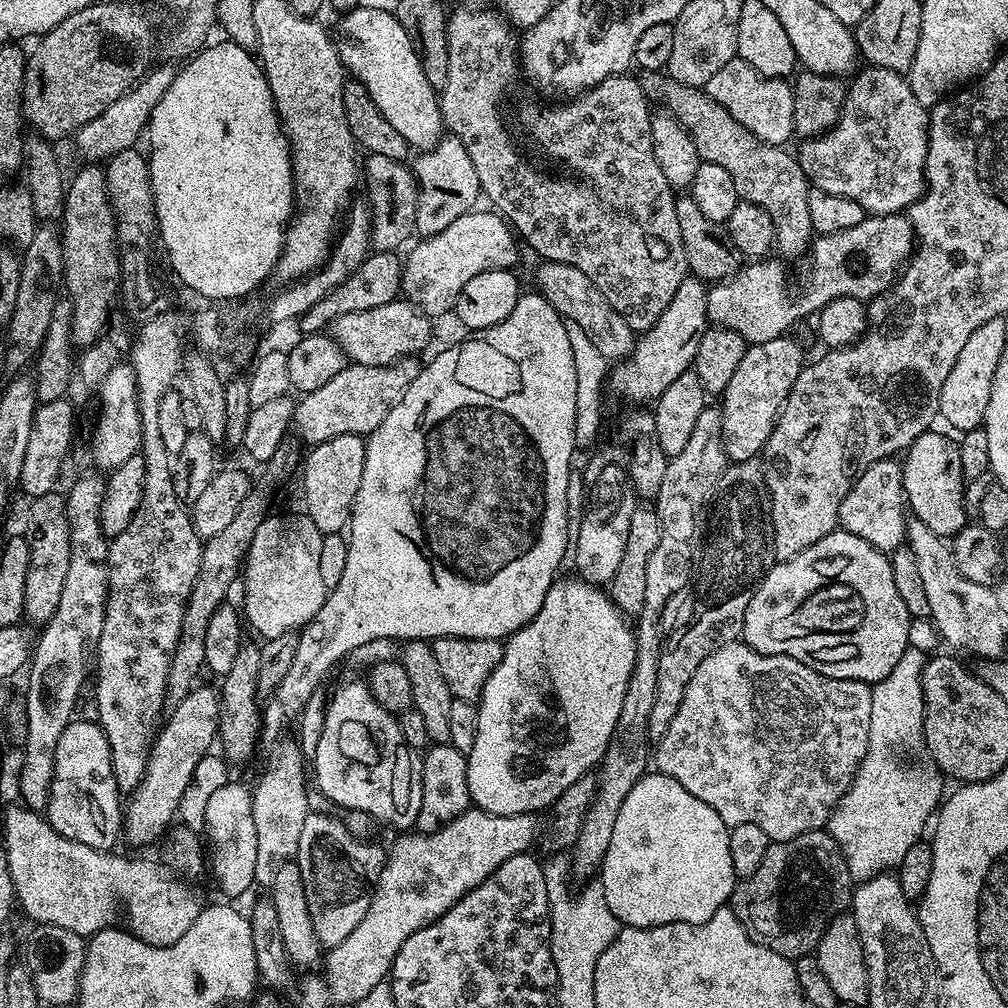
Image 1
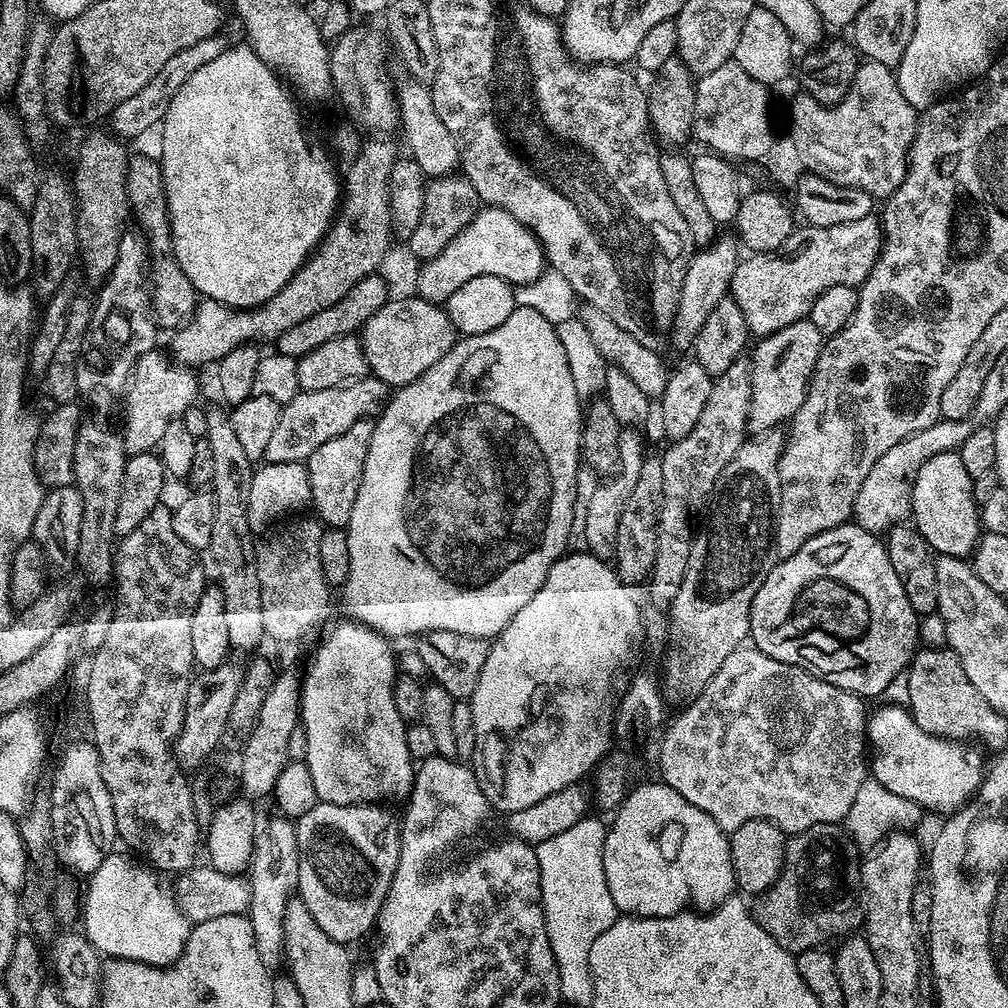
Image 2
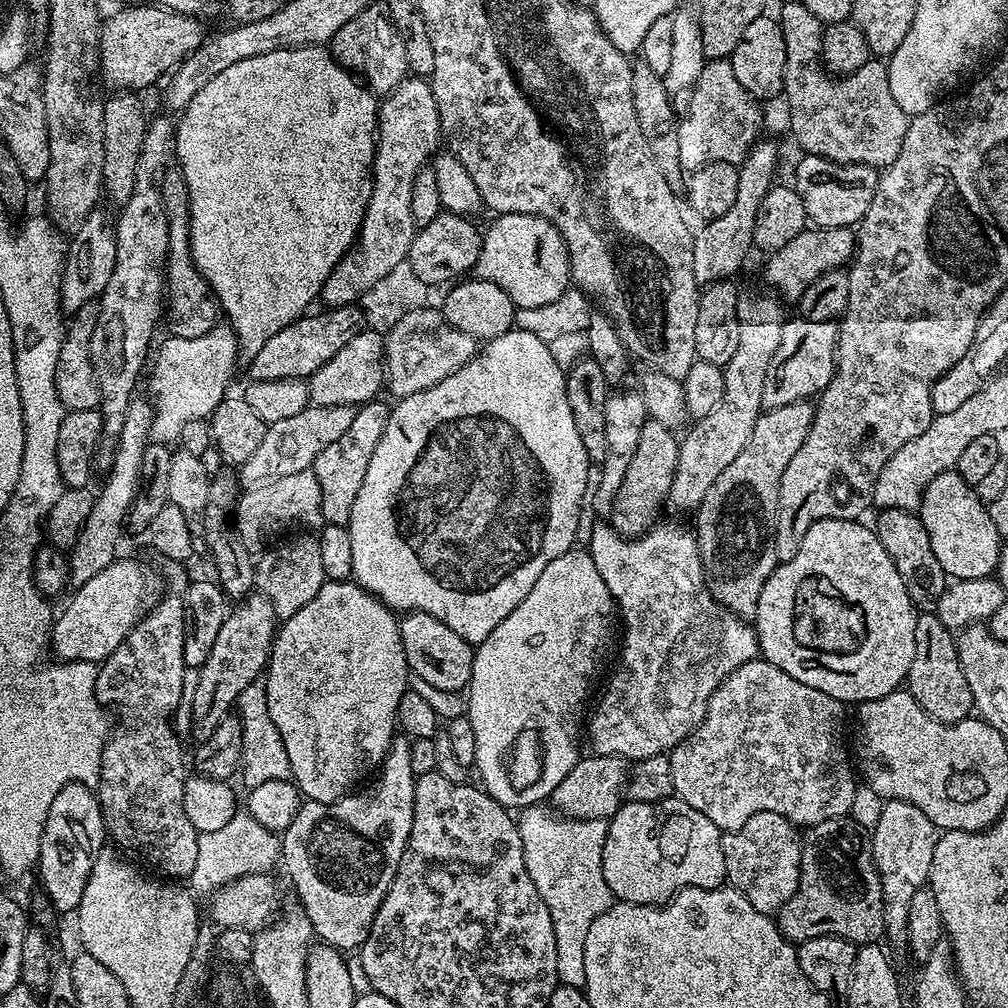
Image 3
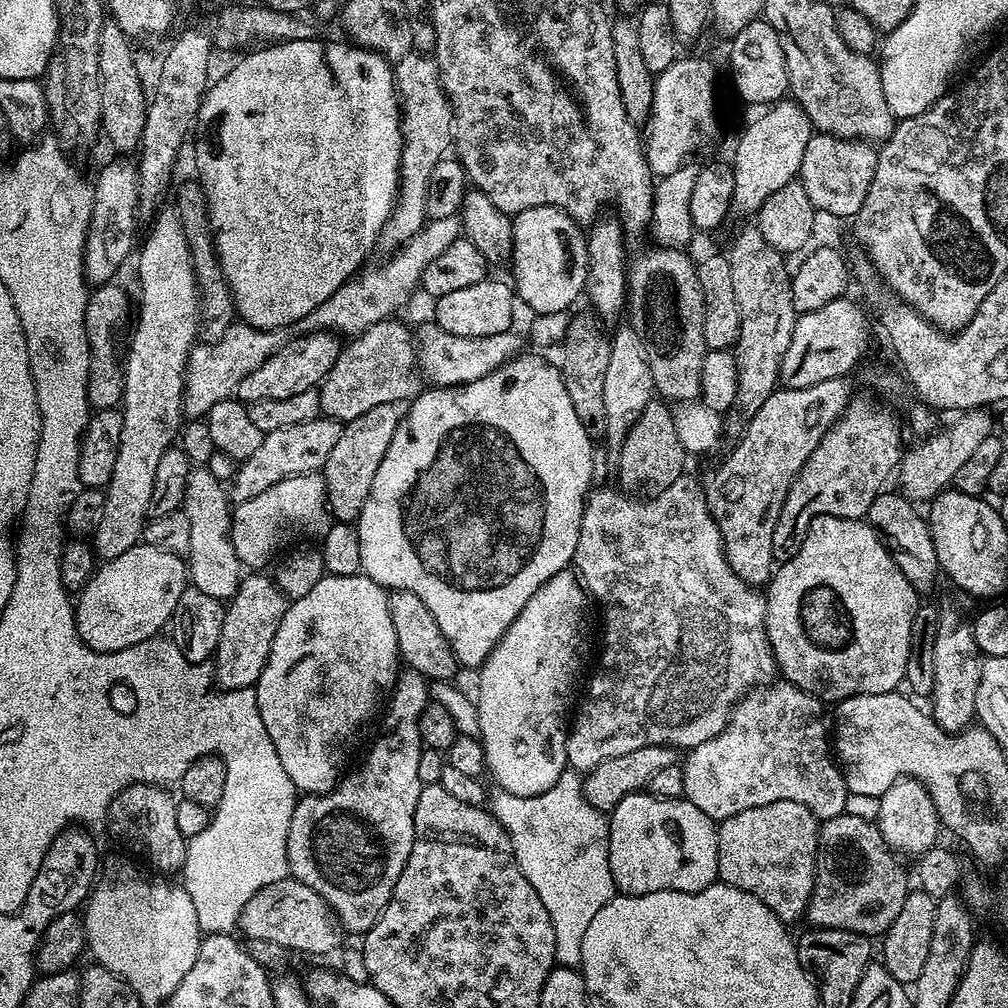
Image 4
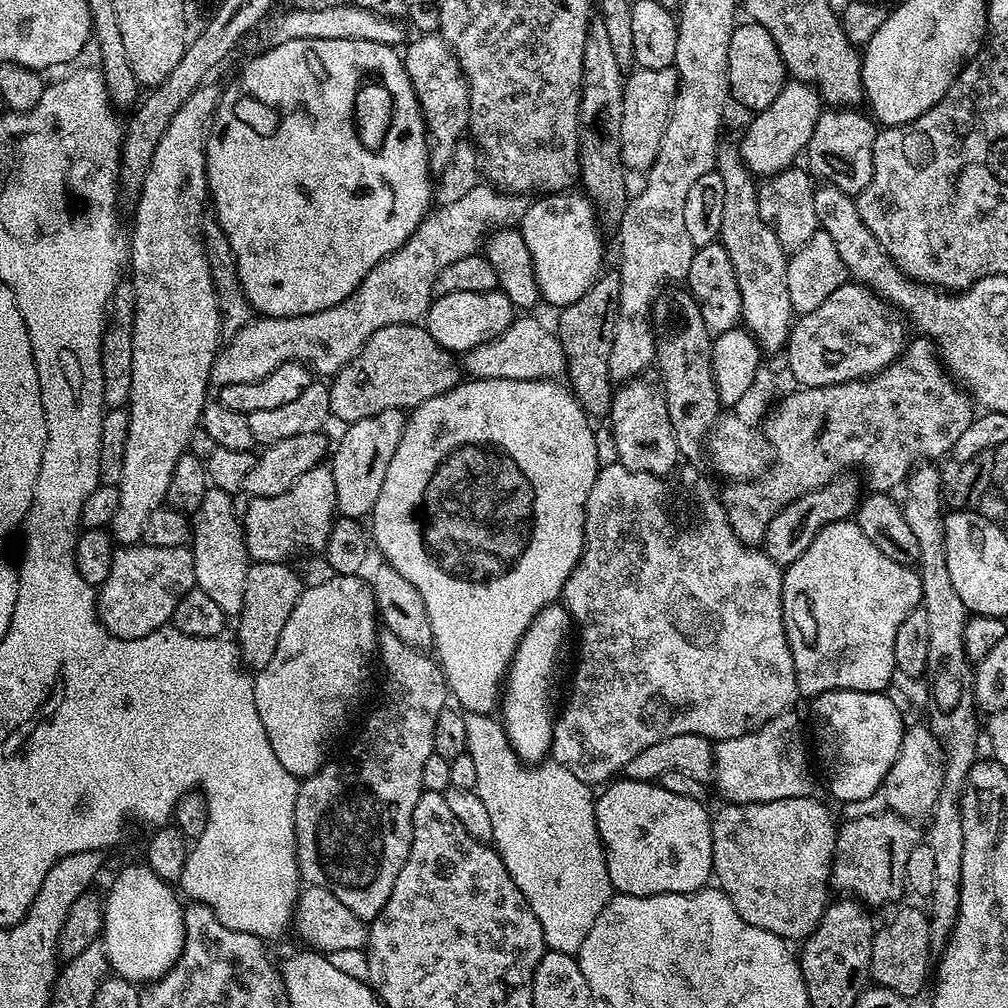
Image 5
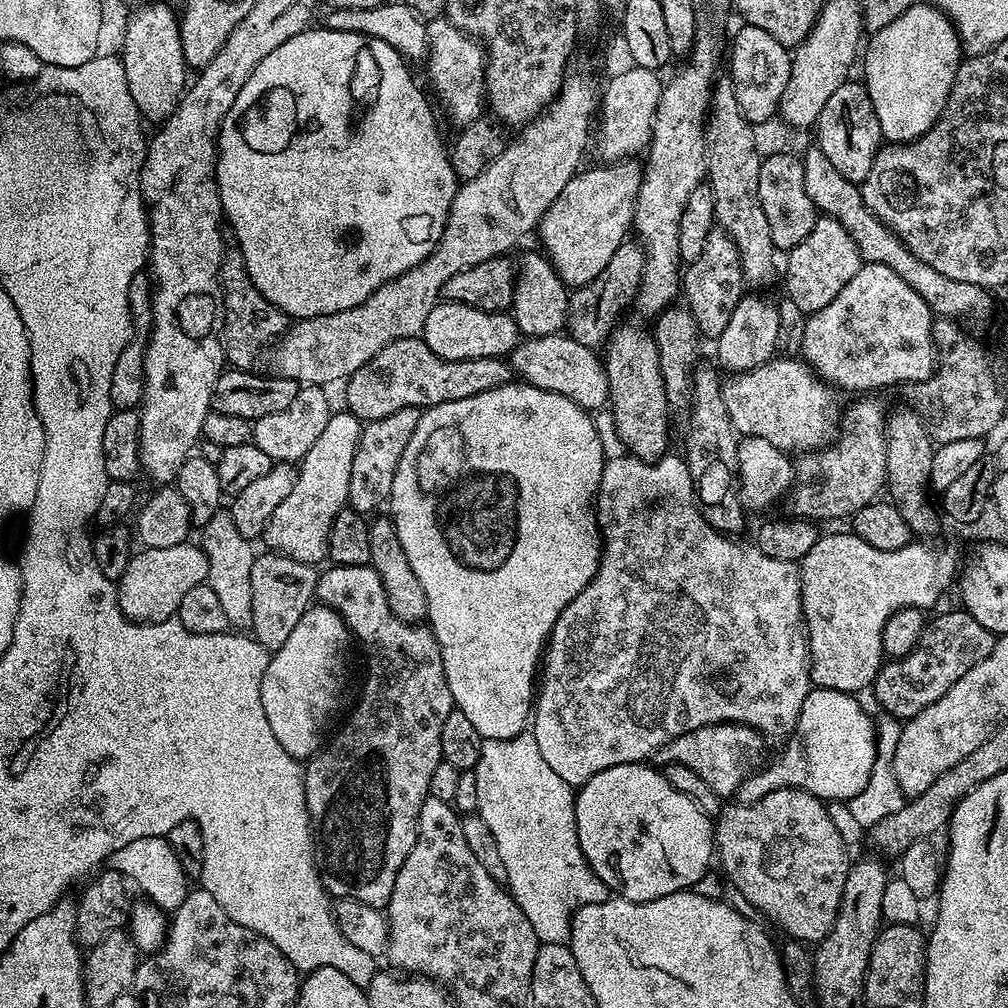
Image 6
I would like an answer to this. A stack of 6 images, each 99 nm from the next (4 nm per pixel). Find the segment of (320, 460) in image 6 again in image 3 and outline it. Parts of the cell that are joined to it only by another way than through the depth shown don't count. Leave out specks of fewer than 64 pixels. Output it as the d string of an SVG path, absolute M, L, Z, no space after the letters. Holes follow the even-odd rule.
M299 472L298 474L286 474L277 480L265 480L263 484L249 487L248 492L239 497L234 509L234 523L236 533L242 538L242 542L247 546L249 552L256 554L265 547L264 539L271 532L276 532L279 528L288 528L291 524L305 524L305 529L316 530L324 524L324 515L320 507L322 506L322 490L318 490L318 478L311 472Z

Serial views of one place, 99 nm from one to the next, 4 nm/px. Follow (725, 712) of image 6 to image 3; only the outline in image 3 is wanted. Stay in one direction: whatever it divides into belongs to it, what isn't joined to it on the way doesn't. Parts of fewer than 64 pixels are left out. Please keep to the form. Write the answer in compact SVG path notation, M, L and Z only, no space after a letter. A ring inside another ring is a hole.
M600 522L595 525L586 545L594 566L598 566L598 574L602 574L602 582L606 582L616 602L619 619L624 619L620 681L614 680L609 684L588 718L590 726L588 728L587 725L586 732L590 734L591 749L595 755L621 756L632 762L658 755L658 748L662 746L660 740L644 740L642 734L638 734L624 696L640 696L640 700L648 700L648 696L652 696L652 700L672 700L672 704L668 704L668 712L672 712L672 716L680 716L680 720L692 720L692 724L698 727L714 690L718 690L721 682L734 670L738 670L738 666L761 655L755 627L721 606L712 596L700 561L695 531L688 529L687 532L680 524L664 523L657 522L644 536L629 538L619 536L611 523ZM698 608L699 616L696 614ZM697 618L703 624L702 628L695 625ZM656 688L660 688L660 692L656 692Z

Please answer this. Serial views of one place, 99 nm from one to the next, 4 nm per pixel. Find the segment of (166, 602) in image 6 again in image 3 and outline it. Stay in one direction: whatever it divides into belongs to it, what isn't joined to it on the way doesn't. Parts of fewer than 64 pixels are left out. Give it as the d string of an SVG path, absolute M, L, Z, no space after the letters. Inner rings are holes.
M118 558L75 591L72 601L61 612L59 609L53 619L50 652L60 662L77 660L99 665L122 646L124 639L148 611L150 601L157 595L156 576L136 560Z

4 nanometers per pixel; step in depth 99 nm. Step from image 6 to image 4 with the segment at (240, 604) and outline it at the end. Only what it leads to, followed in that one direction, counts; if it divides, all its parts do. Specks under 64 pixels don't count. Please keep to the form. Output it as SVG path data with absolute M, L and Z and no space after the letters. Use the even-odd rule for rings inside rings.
M196 466L189 472L182 510L190 522L190 550L186 563L191 587L221 602L231 600L242 579L242 565L238 554L234 554L232 541L233 505L225 485L216 480L207 466Z

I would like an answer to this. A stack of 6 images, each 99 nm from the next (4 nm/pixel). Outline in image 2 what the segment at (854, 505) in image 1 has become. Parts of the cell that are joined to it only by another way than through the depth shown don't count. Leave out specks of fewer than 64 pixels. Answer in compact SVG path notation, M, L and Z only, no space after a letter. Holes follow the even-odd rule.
M939 419L935 424L926 426L918 434L898 442L898 446L890 446L874 466L870 466L870 474L866 474L866 482L862 482L862 490L858 490L856 499L855 523L877 534L887 533L889 528L903 524L912 514L912 487L914 478L918 478L918 470L922 470L922 462L926 458L934 458L934 454L942 454L959 449L966 438L970 438L974 424L971 419L946 420Z

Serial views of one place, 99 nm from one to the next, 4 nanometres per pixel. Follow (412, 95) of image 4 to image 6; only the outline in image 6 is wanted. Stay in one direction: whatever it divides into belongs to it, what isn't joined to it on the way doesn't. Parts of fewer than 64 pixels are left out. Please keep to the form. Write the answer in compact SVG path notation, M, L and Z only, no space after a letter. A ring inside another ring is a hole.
M446 18L427 21L428 26L428 80L436 87L438 95L444 99L444 104L448 107L448 112L452 115L452 120L456 126L468 125L472 120L481 119L483 109L486 104L486 93L484 91L484 70L486 67L486 49L479 40L463 32L458 26L454 26Z

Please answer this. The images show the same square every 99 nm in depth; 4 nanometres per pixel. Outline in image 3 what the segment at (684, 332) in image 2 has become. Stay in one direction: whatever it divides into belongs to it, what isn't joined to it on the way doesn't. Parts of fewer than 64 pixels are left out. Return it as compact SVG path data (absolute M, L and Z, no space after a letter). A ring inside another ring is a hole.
M767 138L752 145L744 161L738 167L738 190L734 203L726 214L718 214L718 218L701 223L693 235L694 246L694 278L697 284L707 286L715 280L727 280L735 277L735 272L744 264L748 251L753 251L754 218L758 218L758 206L762 206L762 198L774 187L772 175L776 172L776 163L780 160L780 152Z

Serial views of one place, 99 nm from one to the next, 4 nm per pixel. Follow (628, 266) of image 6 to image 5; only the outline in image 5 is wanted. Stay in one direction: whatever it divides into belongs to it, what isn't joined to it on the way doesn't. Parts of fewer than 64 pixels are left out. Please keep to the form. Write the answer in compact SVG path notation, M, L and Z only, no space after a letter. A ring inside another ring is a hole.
M605 271L599 280L593 282L590 290L586 290L586 294L578 298L578 302L570 302L570 306L559 309L560 321L554 324L564 357L568 359L566 380L570 391L581 408L592 418L607 417L612 410L614 384L610 378L610 350L614 346L614 330L619 309L619 275L615 271Z

